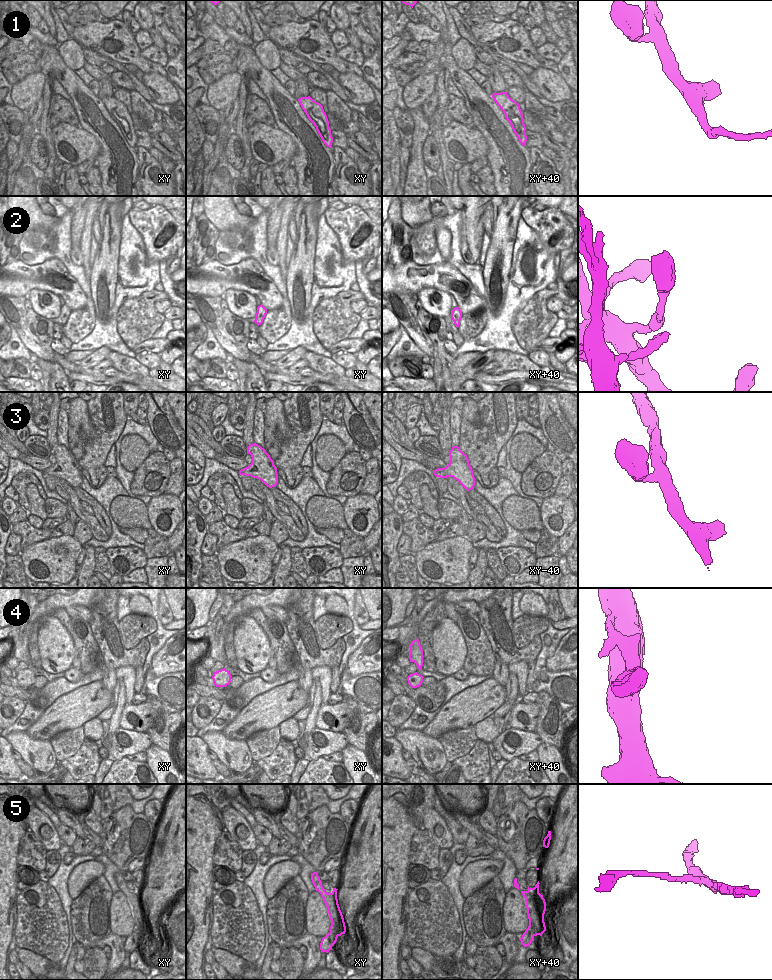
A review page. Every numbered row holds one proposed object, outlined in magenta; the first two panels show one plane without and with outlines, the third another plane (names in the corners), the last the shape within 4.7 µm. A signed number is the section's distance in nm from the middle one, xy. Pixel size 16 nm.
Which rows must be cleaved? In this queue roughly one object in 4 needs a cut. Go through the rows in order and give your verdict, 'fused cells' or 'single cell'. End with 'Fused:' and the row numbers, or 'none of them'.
1: fused cells
2: single cell
3: single cell
4: single cell
5: fused cells
Fused: 1, 5

